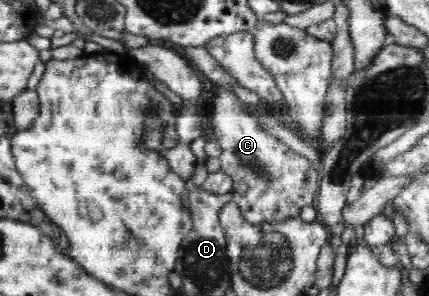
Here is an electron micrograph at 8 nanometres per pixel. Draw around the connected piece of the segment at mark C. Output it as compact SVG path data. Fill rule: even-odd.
M218 86L213 98L212 127L222 149L219 156L221 170L232 178L233 201L238 204L244 220L249 224L256 225L298 217L304 205L314 205L321 179L319 168L313 168L308 159L286 147L280 139L263 129L256 115L249 112L247 105L222 86Z

